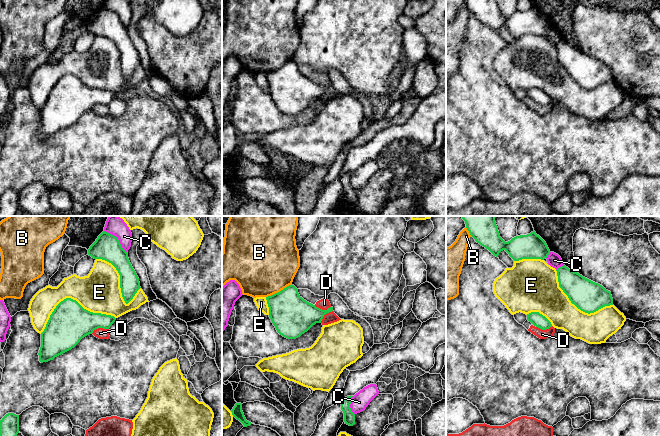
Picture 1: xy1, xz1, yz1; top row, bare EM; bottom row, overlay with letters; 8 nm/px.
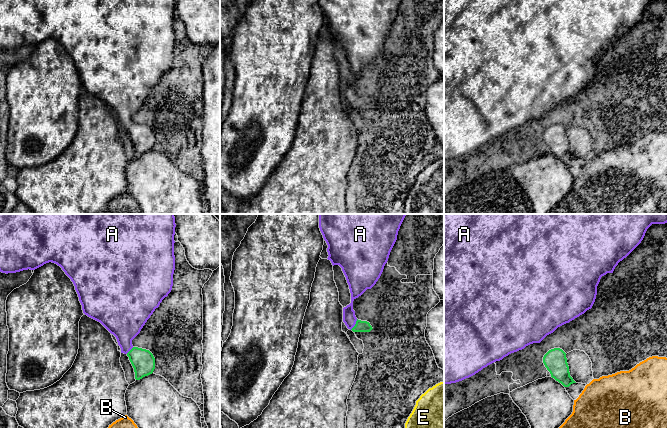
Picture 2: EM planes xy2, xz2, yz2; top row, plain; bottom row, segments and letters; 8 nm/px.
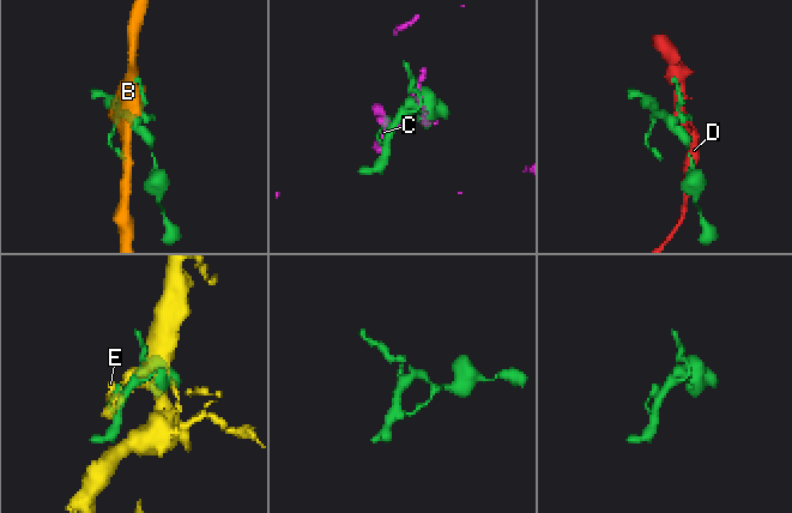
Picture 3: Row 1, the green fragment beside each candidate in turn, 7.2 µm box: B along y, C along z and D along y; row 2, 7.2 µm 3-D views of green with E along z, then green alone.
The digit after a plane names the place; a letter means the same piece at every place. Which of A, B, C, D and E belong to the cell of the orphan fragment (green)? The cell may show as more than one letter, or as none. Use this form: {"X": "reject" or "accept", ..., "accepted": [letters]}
{"A": "accept", "B": "reject", "C": "reject", "D": "reject", "E": "reject", "accepted": ["A"]}

